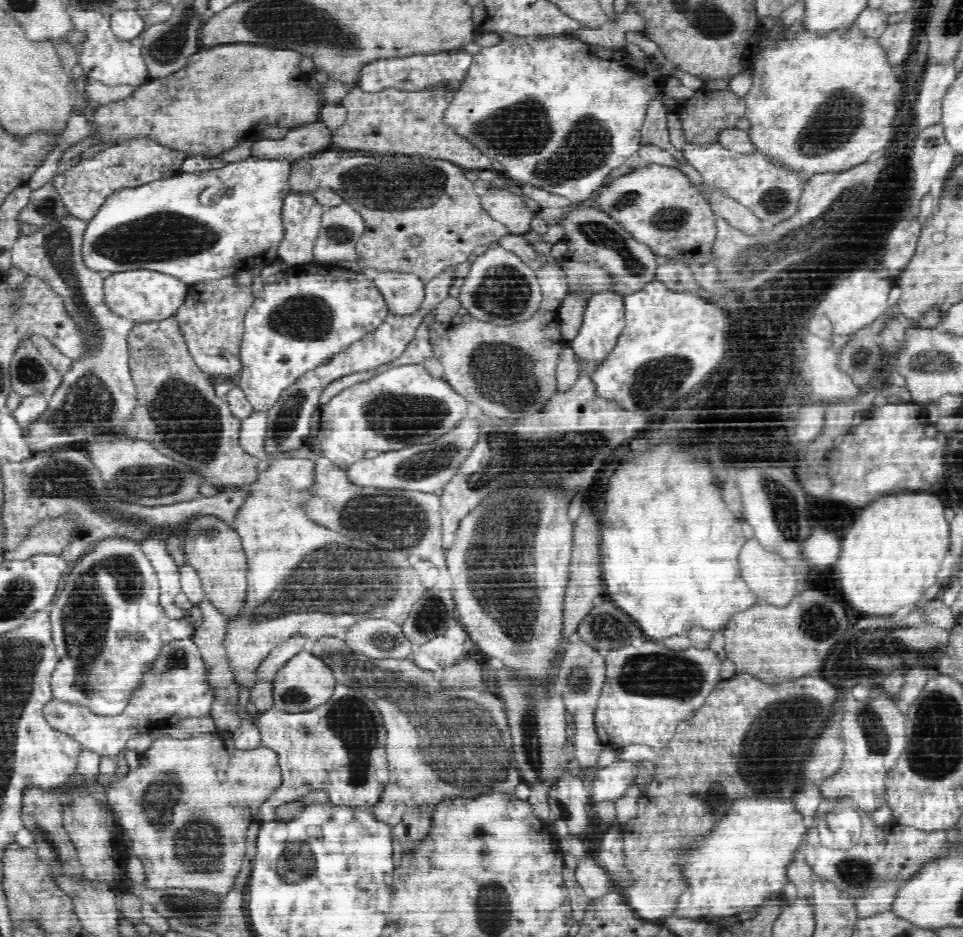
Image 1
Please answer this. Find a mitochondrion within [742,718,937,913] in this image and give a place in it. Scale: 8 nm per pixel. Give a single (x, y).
(857, 873)

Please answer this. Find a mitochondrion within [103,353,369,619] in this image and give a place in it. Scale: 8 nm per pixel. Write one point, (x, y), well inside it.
(188, 422)

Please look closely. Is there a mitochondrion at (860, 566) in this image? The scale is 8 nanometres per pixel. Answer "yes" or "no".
no

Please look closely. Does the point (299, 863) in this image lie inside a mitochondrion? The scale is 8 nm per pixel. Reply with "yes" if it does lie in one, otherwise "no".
yes

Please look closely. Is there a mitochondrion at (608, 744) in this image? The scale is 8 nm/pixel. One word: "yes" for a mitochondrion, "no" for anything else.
no

